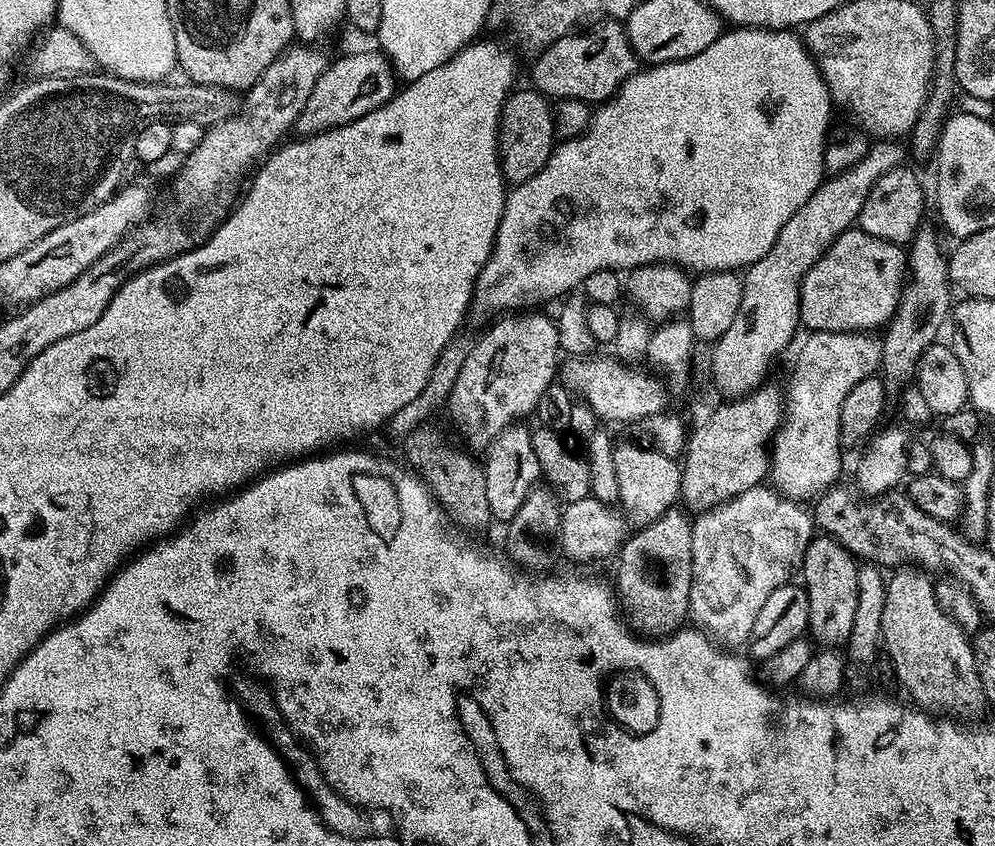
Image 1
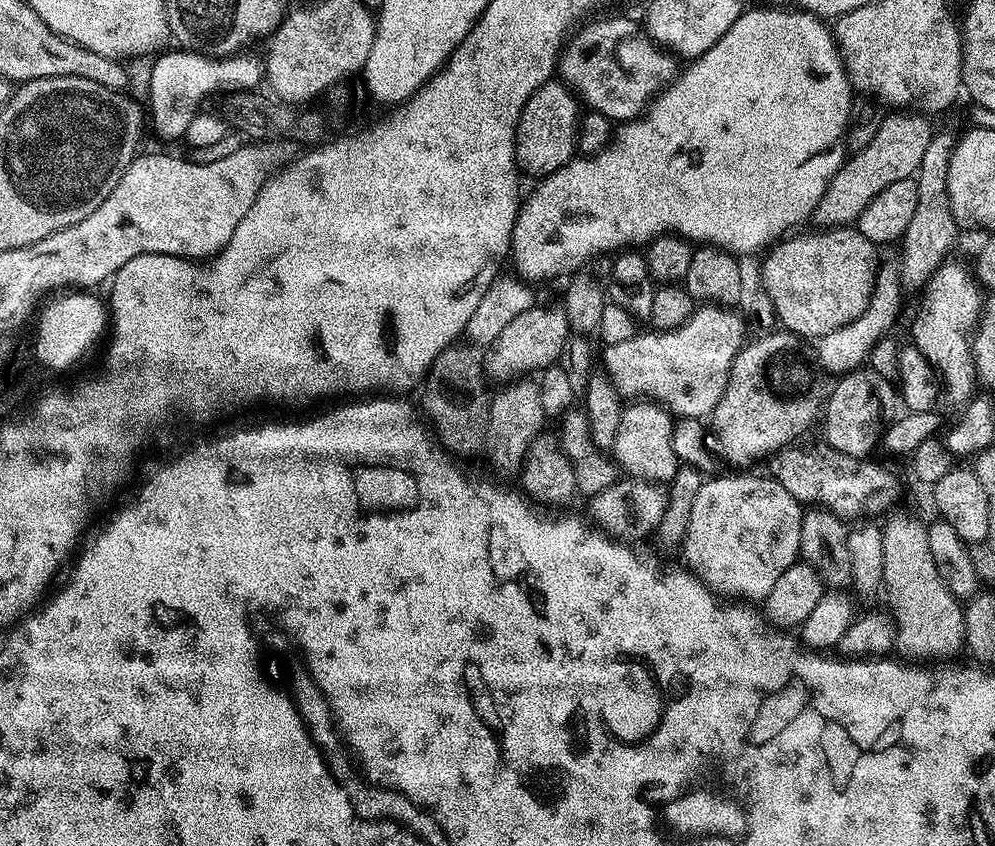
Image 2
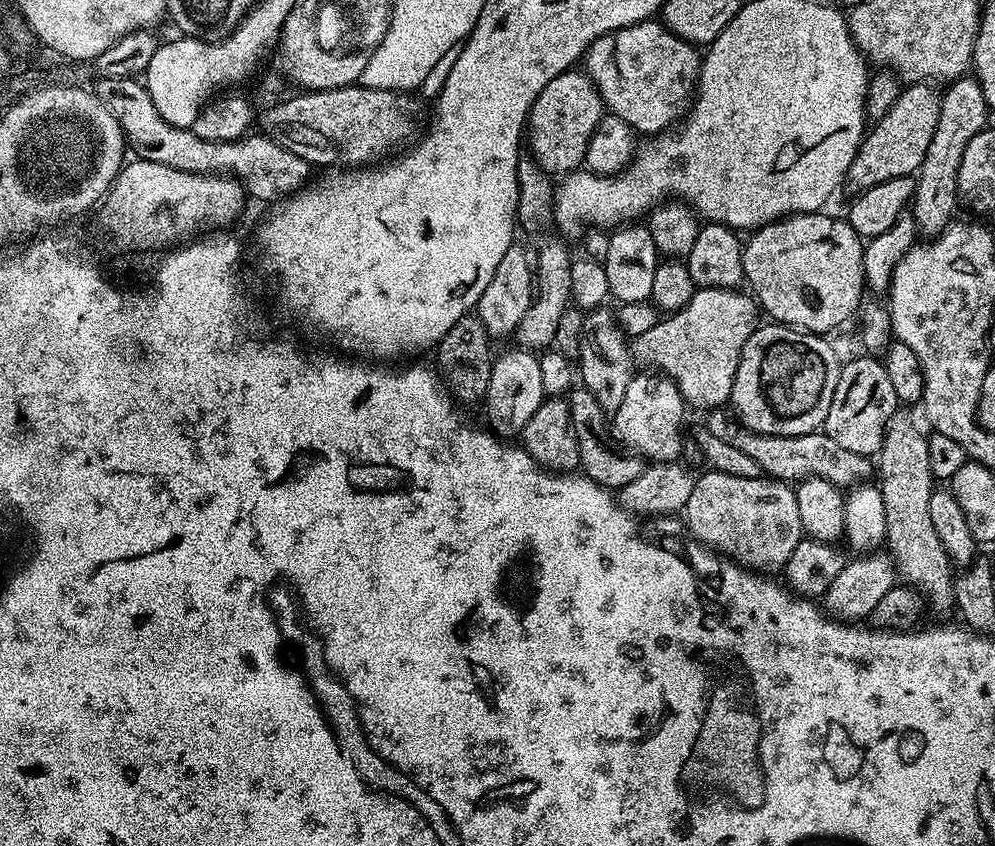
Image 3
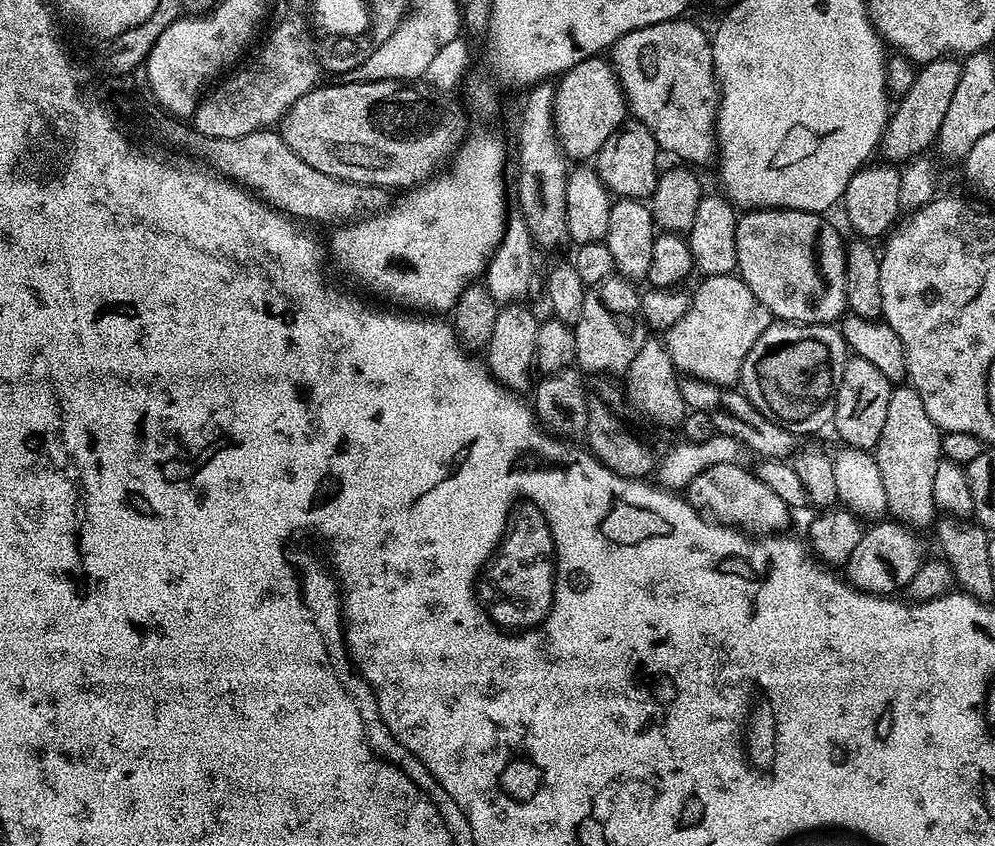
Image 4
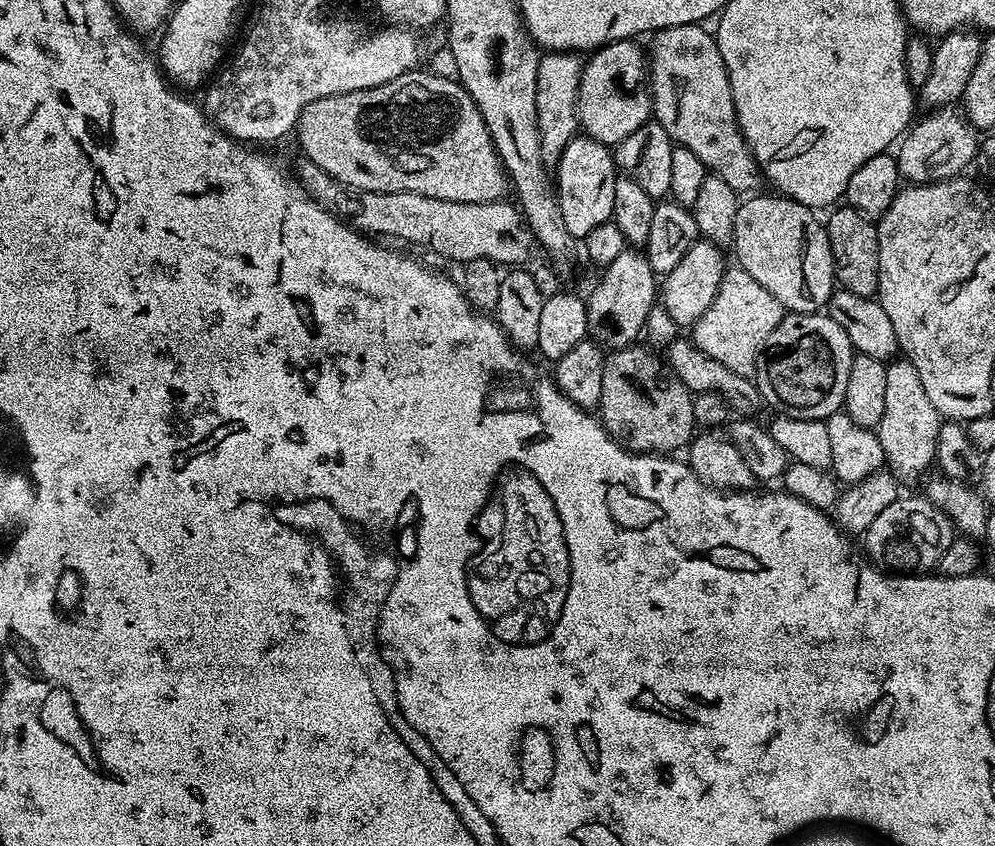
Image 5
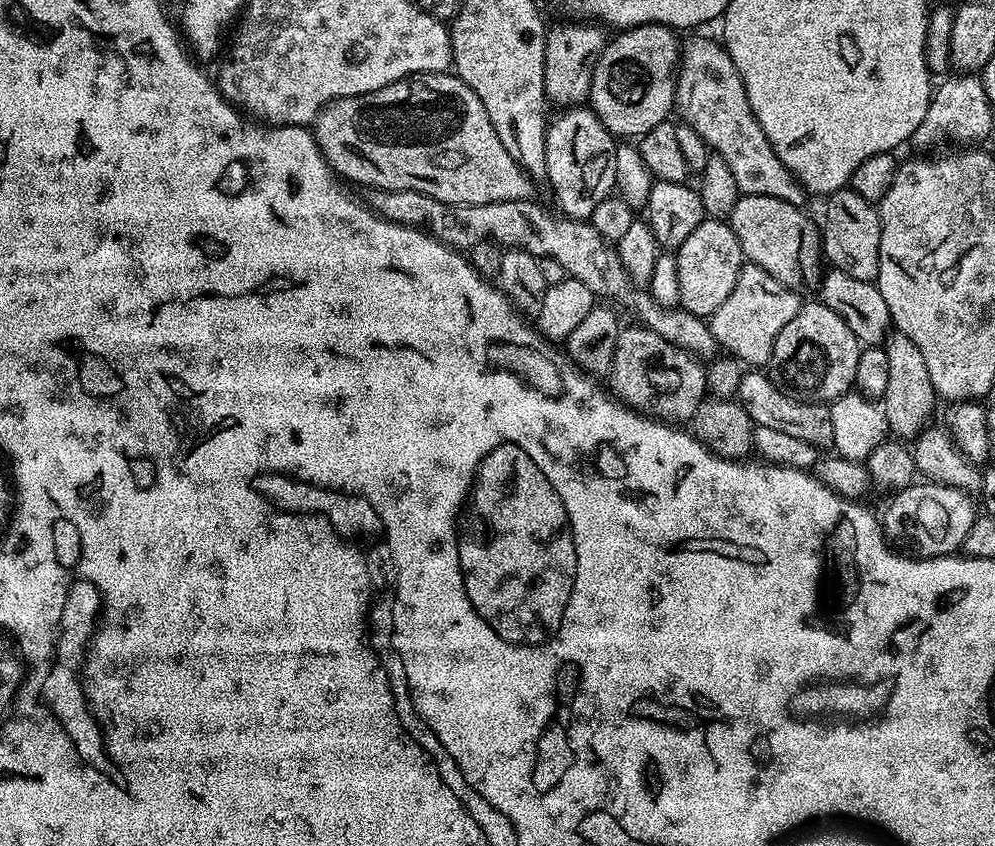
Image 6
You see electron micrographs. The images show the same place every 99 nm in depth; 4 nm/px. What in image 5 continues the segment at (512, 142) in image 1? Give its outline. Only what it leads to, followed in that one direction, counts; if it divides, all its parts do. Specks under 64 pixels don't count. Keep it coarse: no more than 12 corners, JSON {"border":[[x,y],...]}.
{"border":[[616,40],[584,60],[576,119],[609,146],[649,123],[646,52]]}

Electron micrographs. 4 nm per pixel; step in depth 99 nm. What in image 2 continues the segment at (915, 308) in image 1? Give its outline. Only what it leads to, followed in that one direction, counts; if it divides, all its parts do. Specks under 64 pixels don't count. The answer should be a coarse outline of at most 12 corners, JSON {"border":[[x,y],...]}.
{"border":[[937,131],[916,171],[918,206],[900,248],[900,287],[919,293],[949,259],[958,225]]}

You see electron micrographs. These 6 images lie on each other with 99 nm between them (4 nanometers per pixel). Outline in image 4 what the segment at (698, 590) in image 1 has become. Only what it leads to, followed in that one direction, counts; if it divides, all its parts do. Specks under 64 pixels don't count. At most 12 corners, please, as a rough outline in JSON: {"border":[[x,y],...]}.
{"border":[[738,464],[702,470],[687,499],[713,521],[780,534],[786,500]]}

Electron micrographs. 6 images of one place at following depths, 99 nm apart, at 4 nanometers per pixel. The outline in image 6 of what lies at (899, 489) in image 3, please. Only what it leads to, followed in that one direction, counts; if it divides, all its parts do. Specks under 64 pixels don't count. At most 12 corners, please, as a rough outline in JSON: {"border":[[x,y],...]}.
{"border":[[906,334],[882,345],[888,431],[915,438],[938,404],[926,361]]}

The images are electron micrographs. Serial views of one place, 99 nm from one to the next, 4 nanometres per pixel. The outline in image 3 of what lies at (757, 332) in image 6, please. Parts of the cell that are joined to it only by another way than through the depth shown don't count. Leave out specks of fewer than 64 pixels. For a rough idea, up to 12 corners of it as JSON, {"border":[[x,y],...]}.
{"border":[[697,288],[631,341],[692,408],[732,398],[747,291]]}

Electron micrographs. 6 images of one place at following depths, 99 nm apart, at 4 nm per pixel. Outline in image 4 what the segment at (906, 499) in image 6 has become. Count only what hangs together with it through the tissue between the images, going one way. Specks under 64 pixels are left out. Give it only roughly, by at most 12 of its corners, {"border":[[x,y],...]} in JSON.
{"border":[[865,527],[846,579],[875,596],[903,593],[926,559],[915,531]]}

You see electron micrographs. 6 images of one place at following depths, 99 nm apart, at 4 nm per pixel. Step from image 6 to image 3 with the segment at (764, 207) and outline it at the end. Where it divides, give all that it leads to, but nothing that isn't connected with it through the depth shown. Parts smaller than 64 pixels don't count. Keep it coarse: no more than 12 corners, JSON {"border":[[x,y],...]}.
{"border":[[819,211],[743,241],[775,323],[817,334],[866,296],[862,237]]}

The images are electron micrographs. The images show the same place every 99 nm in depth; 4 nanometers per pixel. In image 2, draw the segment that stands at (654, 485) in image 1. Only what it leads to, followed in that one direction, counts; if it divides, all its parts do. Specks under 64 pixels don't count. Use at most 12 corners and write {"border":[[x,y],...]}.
{"border":[[663,405],[625,407],[613,460],[633,479],[669,483],[680,465]]}

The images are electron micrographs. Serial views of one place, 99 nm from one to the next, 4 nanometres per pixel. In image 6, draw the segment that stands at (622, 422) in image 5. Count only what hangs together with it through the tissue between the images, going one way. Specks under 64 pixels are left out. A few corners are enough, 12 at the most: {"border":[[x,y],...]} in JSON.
{"border":[[621,327],[610,373],[620,403],[691,421],[705,361],[654,330]]}

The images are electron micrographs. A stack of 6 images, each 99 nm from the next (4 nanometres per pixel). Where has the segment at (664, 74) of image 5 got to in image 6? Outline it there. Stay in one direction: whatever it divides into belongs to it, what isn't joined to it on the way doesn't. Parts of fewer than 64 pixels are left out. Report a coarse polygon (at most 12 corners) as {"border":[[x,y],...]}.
{"border":[[723,43],[683,45],[674,108],[743,195],[804,204]]}

